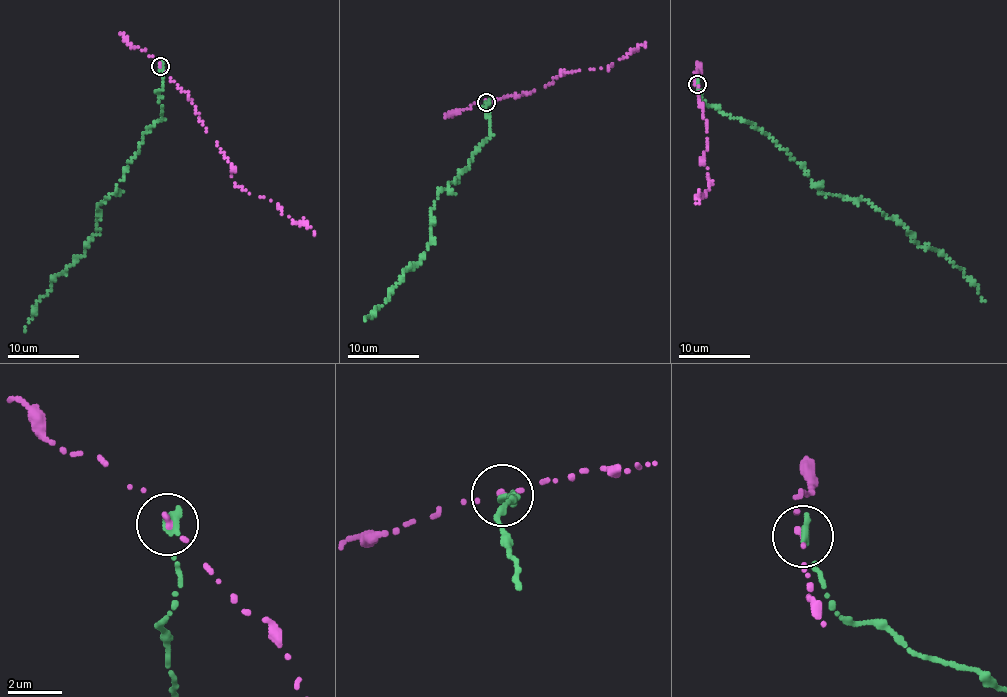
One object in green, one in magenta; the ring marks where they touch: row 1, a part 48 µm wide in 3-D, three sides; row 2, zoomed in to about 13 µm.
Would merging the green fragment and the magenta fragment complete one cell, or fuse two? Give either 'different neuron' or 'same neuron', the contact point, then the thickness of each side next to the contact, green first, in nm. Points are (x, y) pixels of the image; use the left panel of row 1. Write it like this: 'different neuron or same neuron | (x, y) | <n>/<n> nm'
different neuron | (160, 66) | 360/200 nm

